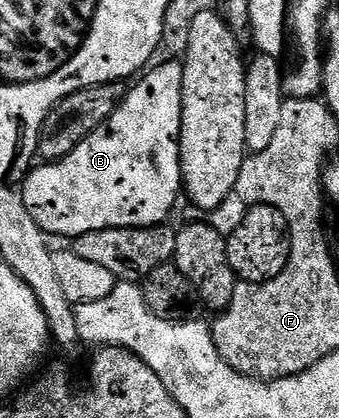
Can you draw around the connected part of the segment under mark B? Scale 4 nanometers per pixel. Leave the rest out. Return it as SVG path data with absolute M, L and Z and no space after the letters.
M168 61L172 62L164 62L161 66L153 65L139 79L141 82L129 89L114 116L110 116L110 120L106 120L102 128L86 136L86 140L82 140L78 148L70 152L70 156L61 158L58 162L37 165L24 179L24 203L30 216L34 216L45 234L57 234L60 238L71 240L86 232L98 232L106 228L142 228L159 226L169 221L168 213L175 208L176 197L181 197L182 194L180 117L184 67L179 61Z

